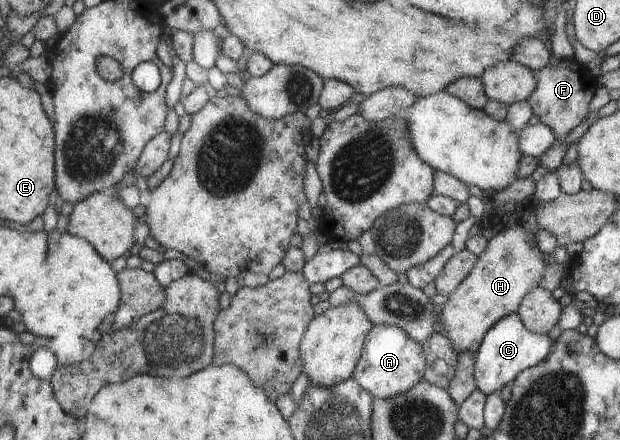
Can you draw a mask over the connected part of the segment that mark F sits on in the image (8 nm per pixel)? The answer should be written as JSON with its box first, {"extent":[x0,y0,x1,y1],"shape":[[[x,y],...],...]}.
{"extent":[526,55,596,141],"shape":[[[552,55],[544,67],[533,71],[537,83],[535,91],[526,101],[531,105],[531,110],[537,115],[539,122],[553,131],[556,141],[562,141],[566,134],[584,119],[588,111],[588,103],[594,95],[596,83],[584,66],[580,65],[574,57],[556,59]]]}

